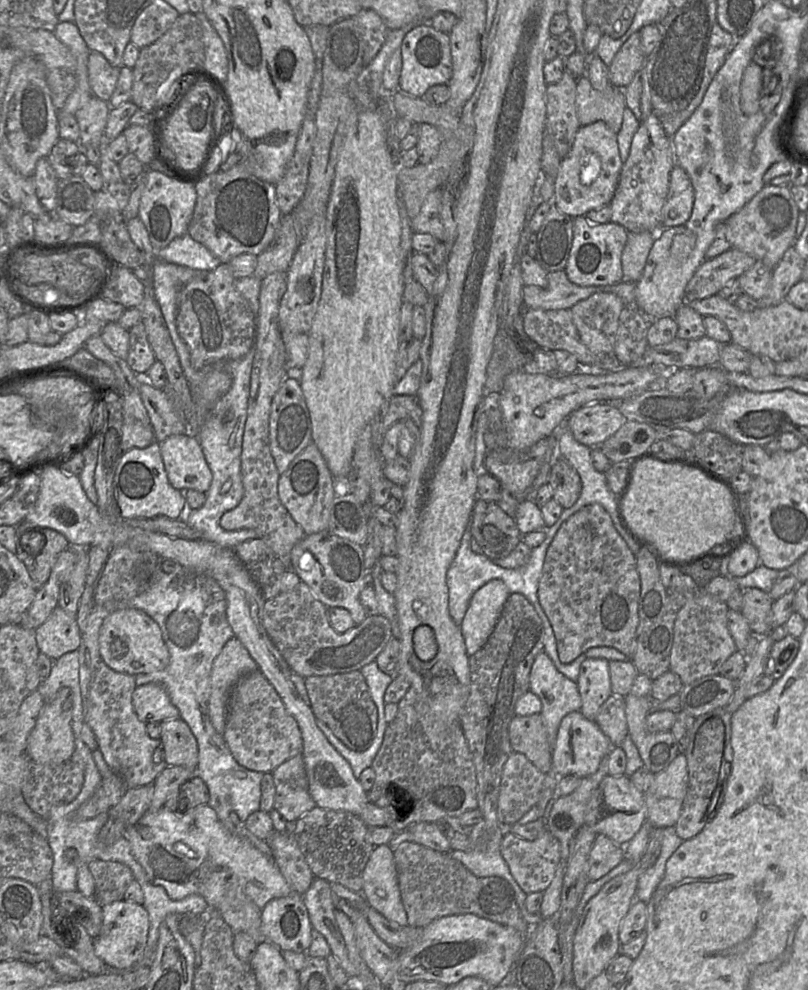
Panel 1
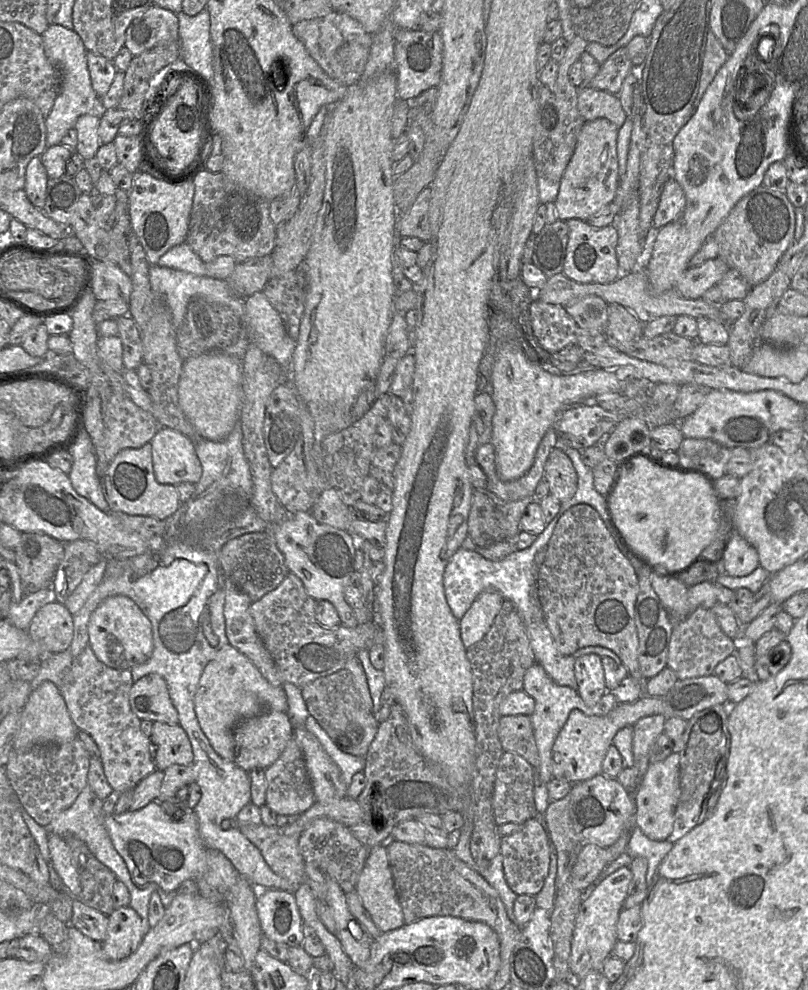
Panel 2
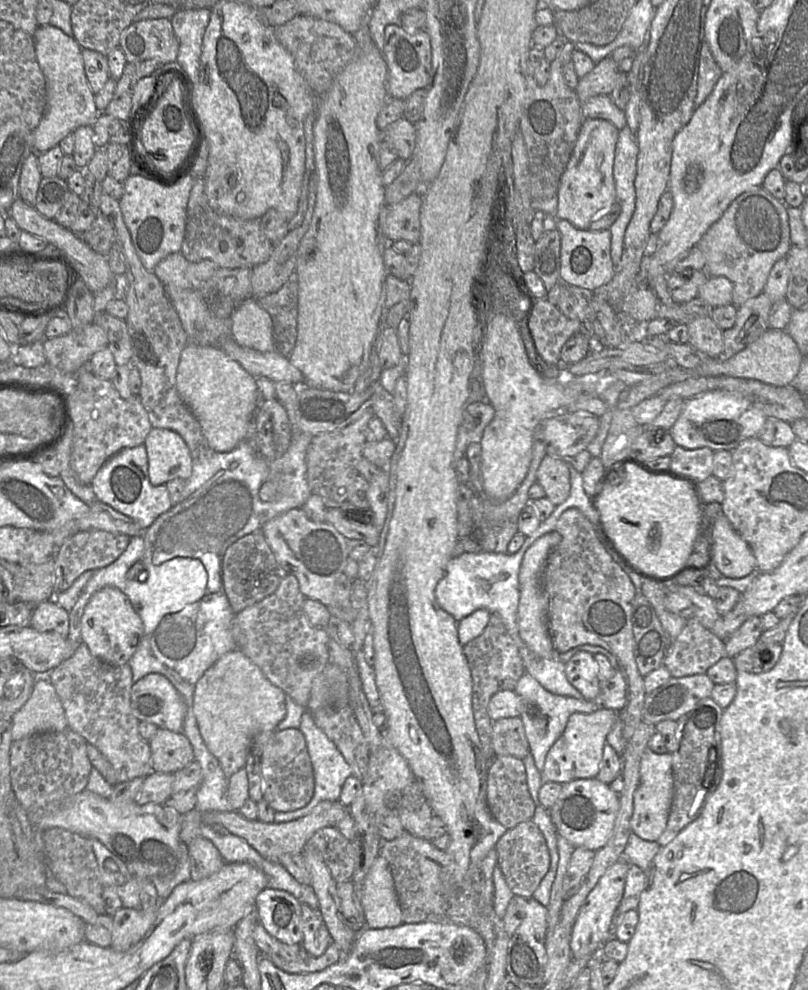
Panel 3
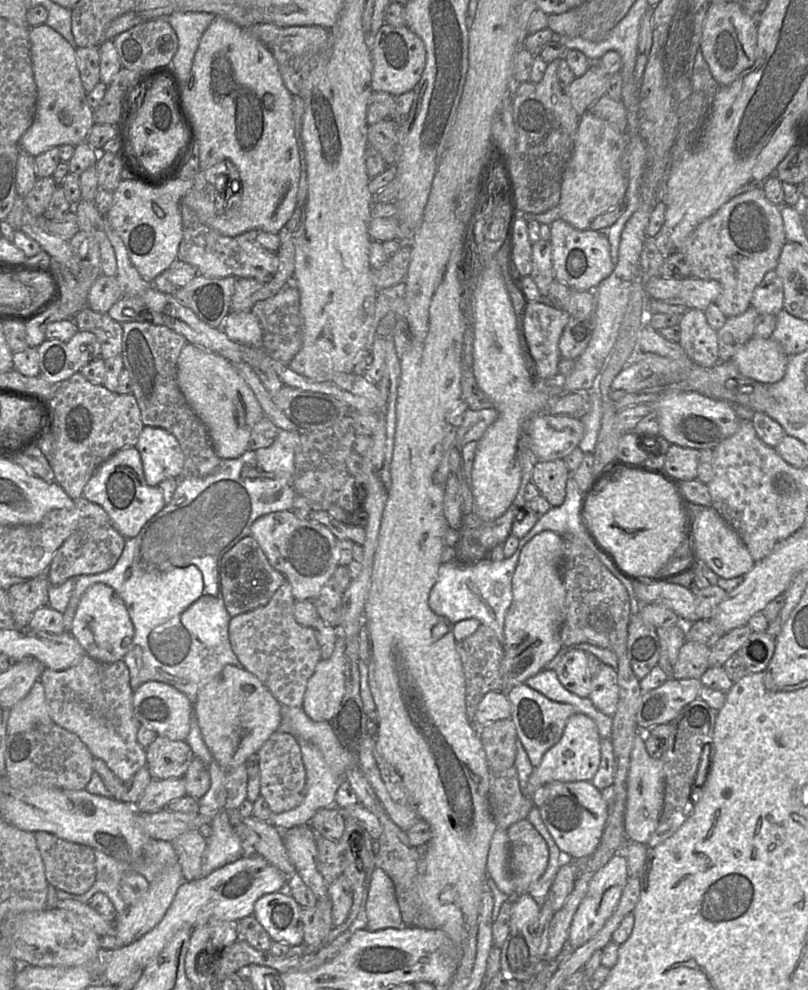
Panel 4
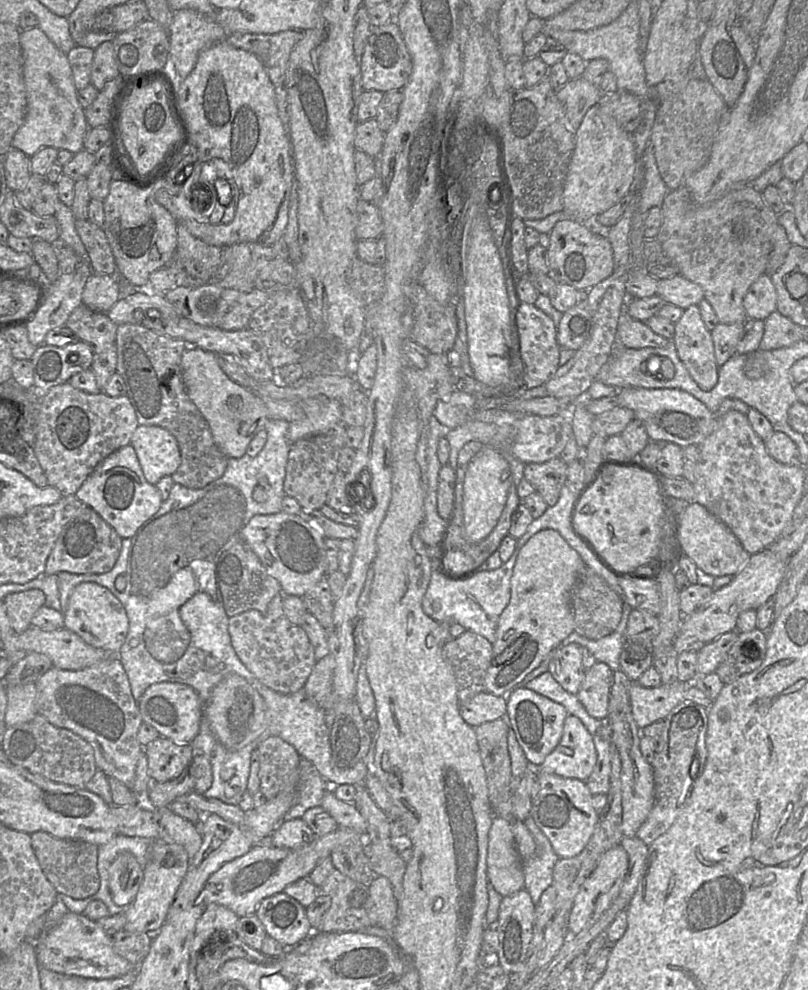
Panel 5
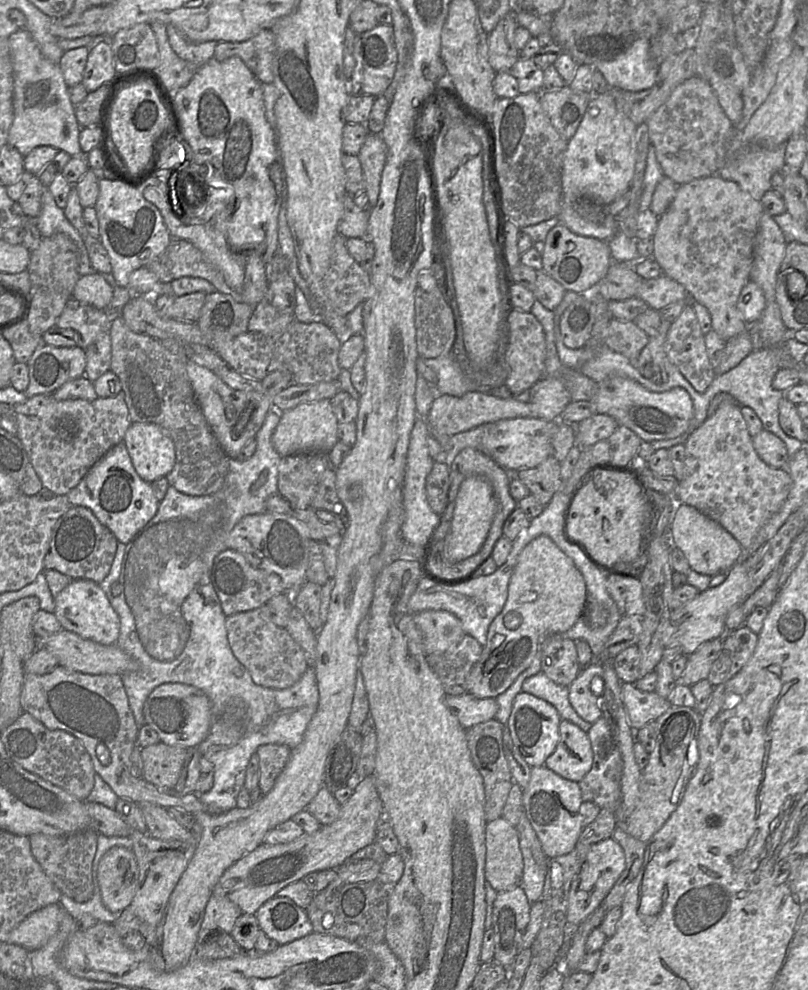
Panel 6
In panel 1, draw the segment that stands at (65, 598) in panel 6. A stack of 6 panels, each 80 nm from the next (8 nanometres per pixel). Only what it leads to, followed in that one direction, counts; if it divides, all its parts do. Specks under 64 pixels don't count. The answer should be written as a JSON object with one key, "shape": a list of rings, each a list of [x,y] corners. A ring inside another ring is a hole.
{"shape":[[[121,608],[112,611],[99,632],[99,652],[102,661],[116,672],[137,675],[163,670],[170,655],[158,624],[141,610]]]}

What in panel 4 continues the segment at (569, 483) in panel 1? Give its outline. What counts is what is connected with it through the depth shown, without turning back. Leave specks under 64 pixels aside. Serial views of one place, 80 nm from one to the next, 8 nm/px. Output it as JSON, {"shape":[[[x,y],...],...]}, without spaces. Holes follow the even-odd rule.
{"shape":[[[563,460],[544,461],[534,466],[531,482],[553,508],[565,501],[566,482],[569,477],[570,470]]]}

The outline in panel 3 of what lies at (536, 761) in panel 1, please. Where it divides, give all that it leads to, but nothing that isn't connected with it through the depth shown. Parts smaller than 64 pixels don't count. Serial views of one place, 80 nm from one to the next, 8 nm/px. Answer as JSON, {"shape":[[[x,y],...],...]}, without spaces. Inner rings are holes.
{"shape":[[[520,717],[502,718],[493,722],[492,747],[495,756],[513,756],[522,760],[530,753]]]}

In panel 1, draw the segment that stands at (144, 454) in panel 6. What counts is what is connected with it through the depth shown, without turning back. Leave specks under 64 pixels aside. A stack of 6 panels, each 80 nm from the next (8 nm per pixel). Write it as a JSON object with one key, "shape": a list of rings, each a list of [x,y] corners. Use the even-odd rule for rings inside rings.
{"shape":[[[190,432],[159,442],[164,468],[171,486],[181,492],[207,492],[212,481],[198,438]]]}

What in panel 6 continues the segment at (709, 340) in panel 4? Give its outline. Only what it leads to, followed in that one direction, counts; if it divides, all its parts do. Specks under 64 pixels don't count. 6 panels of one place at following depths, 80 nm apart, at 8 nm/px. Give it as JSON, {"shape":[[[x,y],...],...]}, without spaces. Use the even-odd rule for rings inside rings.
{"shape":[[[685,305],[681,314],[670,324],[665,340],[668,359],[673,363],[690,384],[699,392],[705,392],[716,377],[705,346],[705,334],[702,333],[693,305]]]}

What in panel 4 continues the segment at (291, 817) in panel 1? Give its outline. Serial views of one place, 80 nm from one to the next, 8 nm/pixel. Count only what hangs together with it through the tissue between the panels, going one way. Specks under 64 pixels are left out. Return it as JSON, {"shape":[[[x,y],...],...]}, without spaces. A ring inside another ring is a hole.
{"shape":[[[275,732],[258,751],[260,766],[260,794],[273,814],[289,811],[304,798],[306,771],[302,761],[299,739],[292,733]]]}

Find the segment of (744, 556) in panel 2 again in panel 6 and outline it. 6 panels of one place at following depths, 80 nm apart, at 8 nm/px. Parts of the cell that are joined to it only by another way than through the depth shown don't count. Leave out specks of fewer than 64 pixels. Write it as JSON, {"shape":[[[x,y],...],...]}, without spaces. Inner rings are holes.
{"shape":[[[677,504],[671,529],[672,545],[683,552],[691,570],[699,574],[716,576],[724,573],[736,564],[743,552],[739,542],[718,522],[687,504]]]}

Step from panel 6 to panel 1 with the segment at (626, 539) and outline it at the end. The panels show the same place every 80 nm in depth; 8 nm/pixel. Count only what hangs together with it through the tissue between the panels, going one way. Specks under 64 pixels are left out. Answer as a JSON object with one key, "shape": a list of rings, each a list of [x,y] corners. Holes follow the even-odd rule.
{"shape":[[[643,457],[633,460],[628,485],[619,495],[620,516],[626,529],[649,546],[660,561],[685,562],[728,539],[737,512],[730,490],[695,468]]]}

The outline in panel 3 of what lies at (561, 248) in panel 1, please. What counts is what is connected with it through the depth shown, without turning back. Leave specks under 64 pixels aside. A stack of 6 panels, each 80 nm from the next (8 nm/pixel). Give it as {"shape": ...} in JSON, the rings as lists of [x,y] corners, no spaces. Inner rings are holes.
{"shape":[[[557,228],[544,231],[535,241],[534,271],[542,280],[546,291],[559,281],[561,235]]]}

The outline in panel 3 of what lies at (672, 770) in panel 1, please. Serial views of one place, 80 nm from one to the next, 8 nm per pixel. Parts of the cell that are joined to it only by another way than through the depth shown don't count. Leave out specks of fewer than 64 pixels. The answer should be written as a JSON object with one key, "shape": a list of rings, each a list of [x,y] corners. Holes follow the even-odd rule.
{"shape":[[[647,747],[640,761],[640,781],[634,792],[631,829],[637,836],[647,841],[657,841],[665,831],[674,794],[672,755],[659,755]]]}

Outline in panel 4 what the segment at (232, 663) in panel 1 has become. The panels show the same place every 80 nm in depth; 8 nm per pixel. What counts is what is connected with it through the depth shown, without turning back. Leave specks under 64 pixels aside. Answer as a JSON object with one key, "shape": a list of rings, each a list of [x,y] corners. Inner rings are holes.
{"shape":[[[227,665],[203,686],[194,705],[202,738],[226,772],[245,764],[282,722],[282,705],[252,673],[242,666]]]}

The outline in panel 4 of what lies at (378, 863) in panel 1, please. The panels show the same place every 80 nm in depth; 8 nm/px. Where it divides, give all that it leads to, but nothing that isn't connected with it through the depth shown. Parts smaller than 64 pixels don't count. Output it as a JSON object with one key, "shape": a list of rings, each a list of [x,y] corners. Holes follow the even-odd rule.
{"shape":[[[376,867],[372,873],[365,911],[366,928],[370,931],[404,926],[394,884],[381,868]]]}

